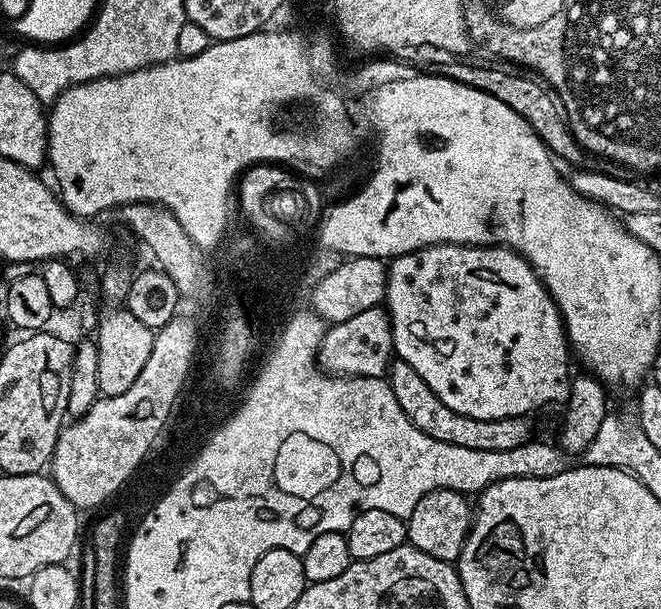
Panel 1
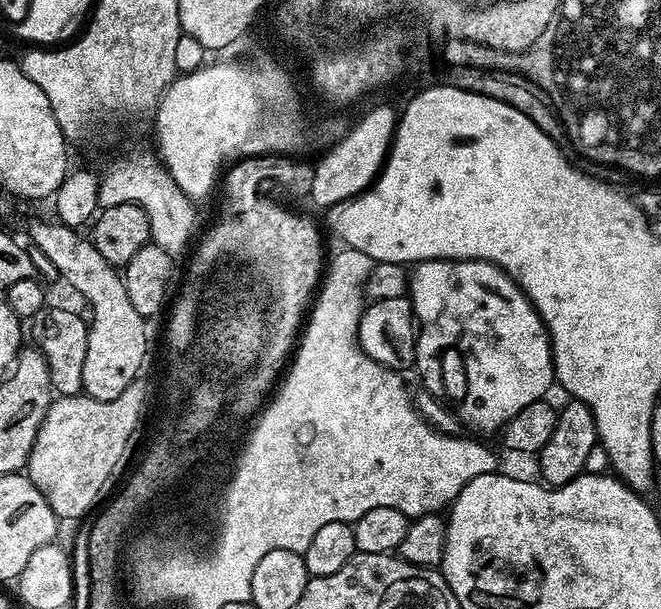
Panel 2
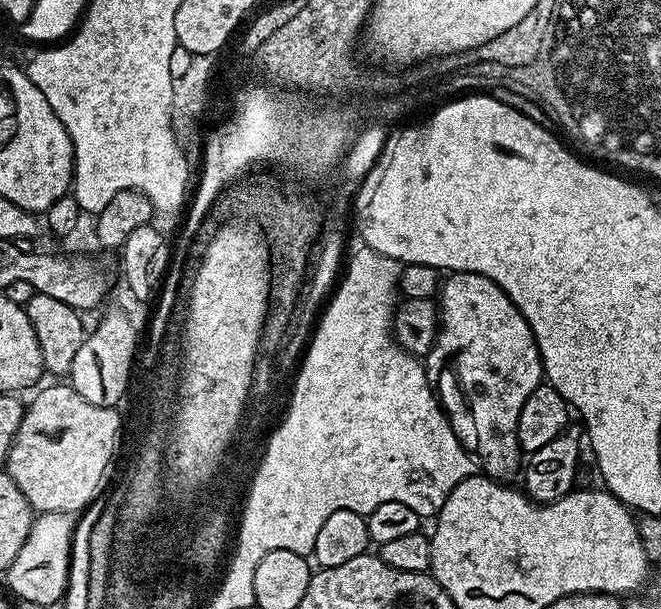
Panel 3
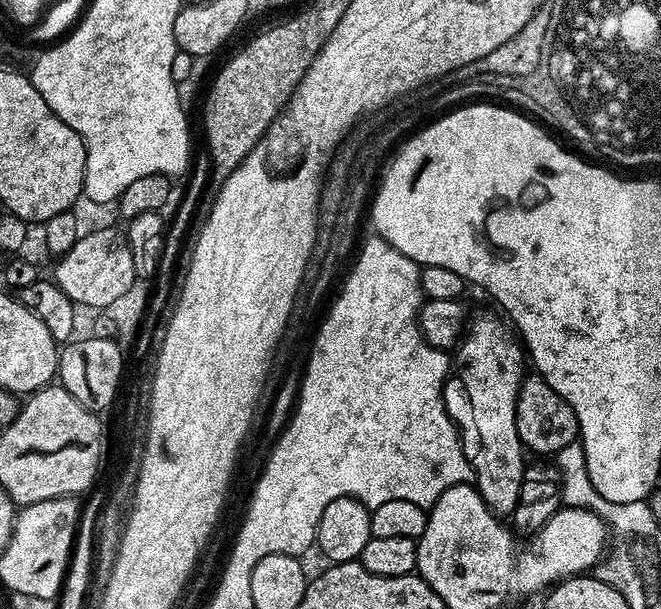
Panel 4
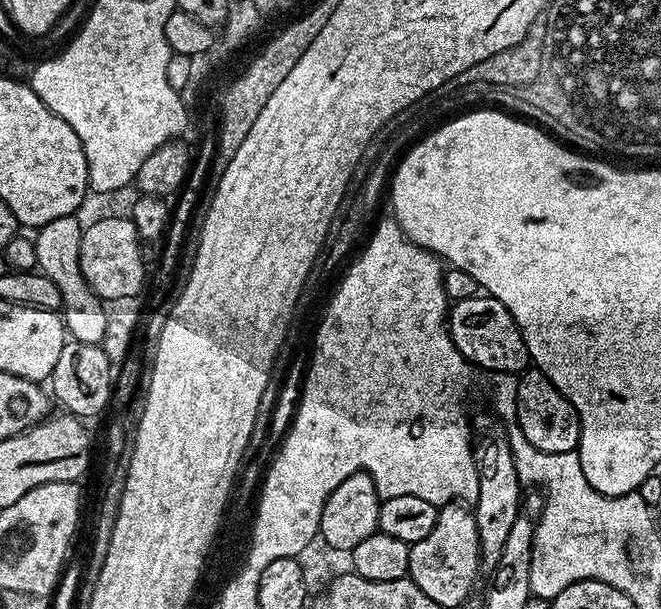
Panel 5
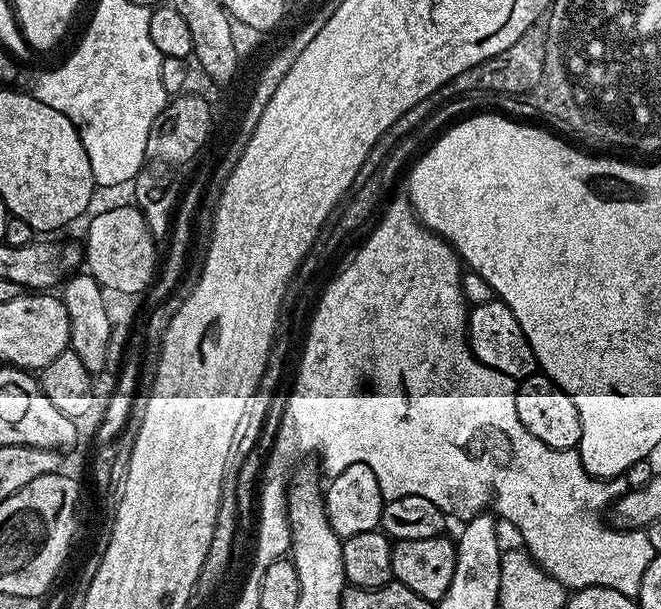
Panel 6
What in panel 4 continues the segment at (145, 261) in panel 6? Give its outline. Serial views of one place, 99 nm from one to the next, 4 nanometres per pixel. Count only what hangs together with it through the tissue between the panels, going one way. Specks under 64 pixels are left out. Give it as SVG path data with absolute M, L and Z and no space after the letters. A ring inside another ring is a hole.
M100 228L97 232L85 231L74 242L69 252L55 261L55 284L71 298L73 304L103 310L119 305L124 295L137 283L134 258L130 246L123 235L112 228Z

